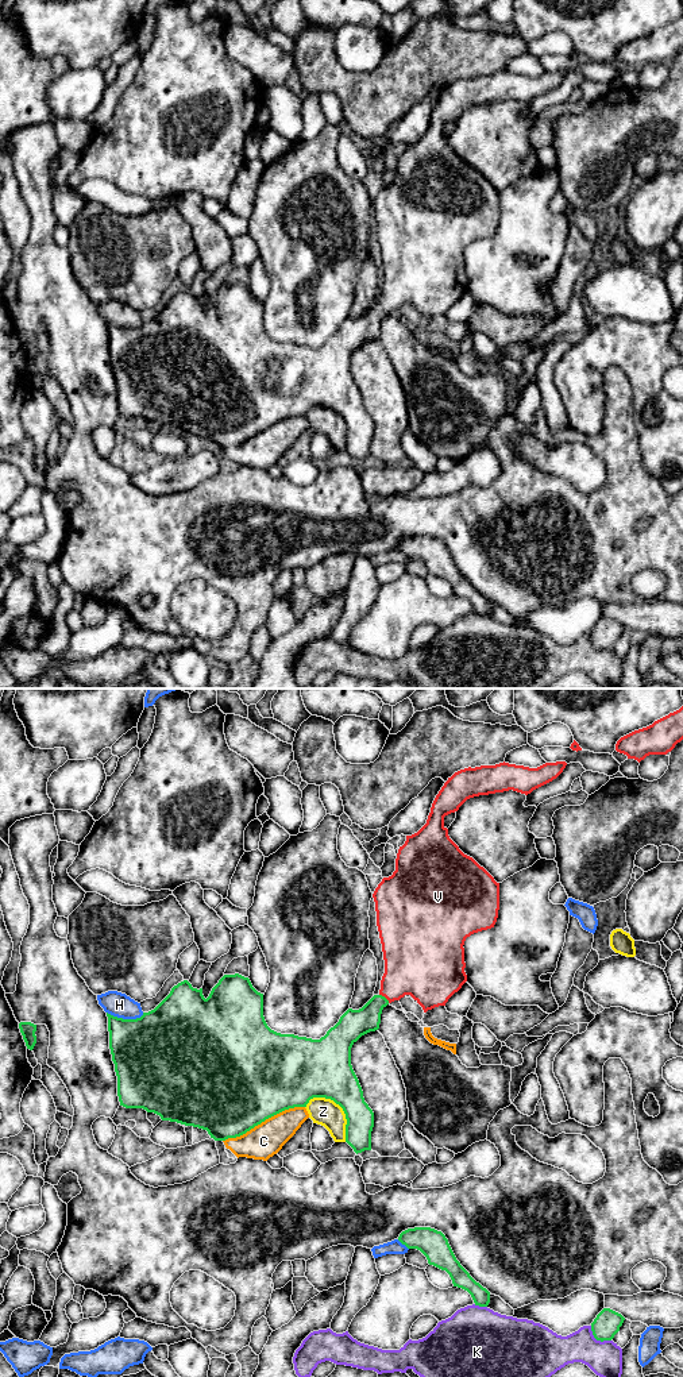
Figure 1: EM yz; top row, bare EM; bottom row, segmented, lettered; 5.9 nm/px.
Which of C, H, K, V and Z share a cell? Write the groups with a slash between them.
C K / H / V / Z

